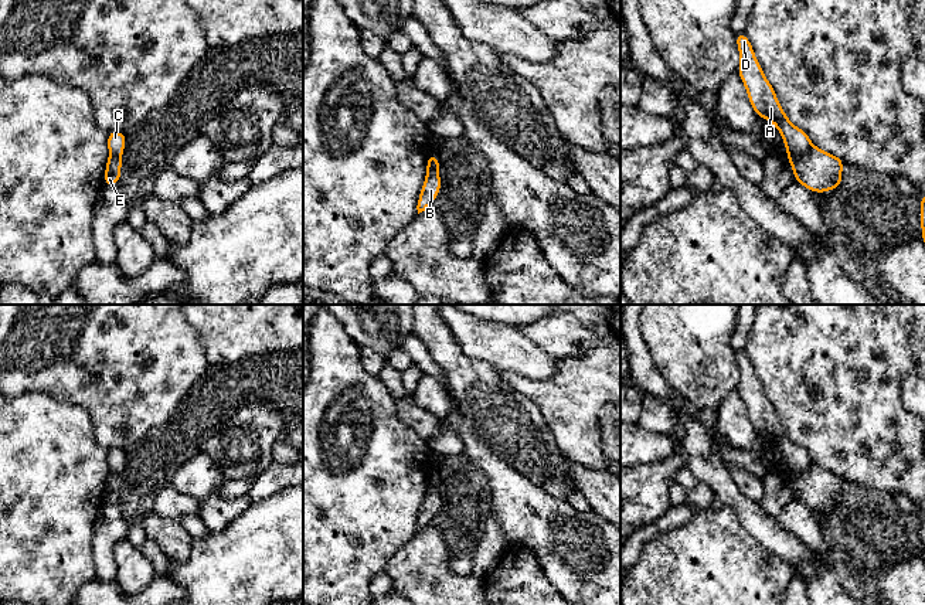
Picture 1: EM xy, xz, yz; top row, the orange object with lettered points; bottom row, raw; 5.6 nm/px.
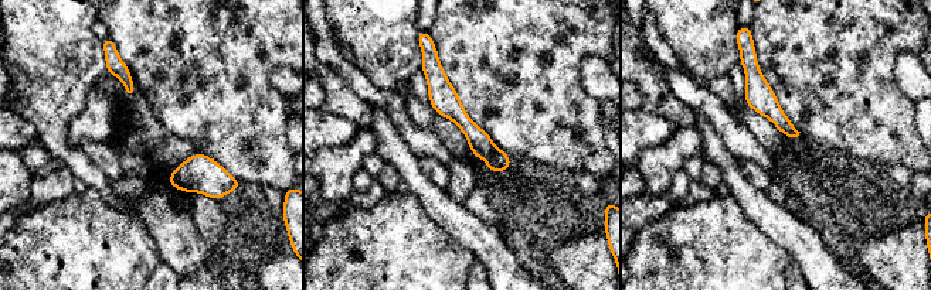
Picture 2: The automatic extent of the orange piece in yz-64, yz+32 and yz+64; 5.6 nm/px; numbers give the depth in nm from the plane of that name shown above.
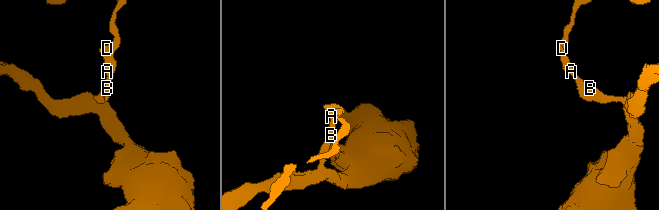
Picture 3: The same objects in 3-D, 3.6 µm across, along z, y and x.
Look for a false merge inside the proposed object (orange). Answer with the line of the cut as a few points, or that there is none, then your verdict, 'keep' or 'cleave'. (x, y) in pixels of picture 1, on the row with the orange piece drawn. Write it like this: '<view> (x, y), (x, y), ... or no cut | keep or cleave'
yz (812, 146), (792, 163) | cleave

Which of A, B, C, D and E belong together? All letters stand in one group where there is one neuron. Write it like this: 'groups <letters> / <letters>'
groups A C D / B E

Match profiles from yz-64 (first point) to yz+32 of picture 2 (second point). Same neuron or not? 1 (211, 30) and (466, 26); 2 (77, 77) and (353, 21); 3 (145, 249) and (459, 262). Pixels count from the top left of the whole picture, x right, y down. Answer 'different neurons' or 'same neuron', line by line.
1: same neuron
2: same neuron
3: same neuron

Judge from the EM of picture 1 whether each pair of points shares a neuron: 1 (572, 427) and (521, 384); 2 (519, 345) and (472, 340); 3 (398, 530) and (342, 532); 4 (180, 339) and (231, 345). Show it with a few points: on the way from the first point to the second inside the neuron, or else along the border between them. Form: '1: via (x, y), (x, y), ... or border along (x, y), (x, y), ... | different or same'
1: via (560, 414), (534, 390) | same
2: via (507, 345), (483, 340) | same
3: via (384, 532), (356, 532) | same
4: border along (186, 319), (196, 332), (208, 364) | different

